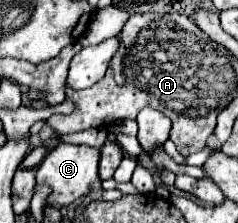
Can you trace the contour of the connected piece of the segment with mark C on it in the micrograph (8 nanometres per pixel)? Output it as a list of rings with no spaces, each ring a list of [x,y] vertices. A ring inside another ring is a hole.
[[[60,143],[54,151],[48,153],[48,157],[42,161],[36,183],[48,183],[52,187],[52,195],[48,197],[48,205],[64,207],[74,203],[76,199],[88,195],[90,191],[100,189],[100,177],[98,177],[98,161],[100,161],[100,149],[88,147],[88,145],[72,145],[72,143]]]

